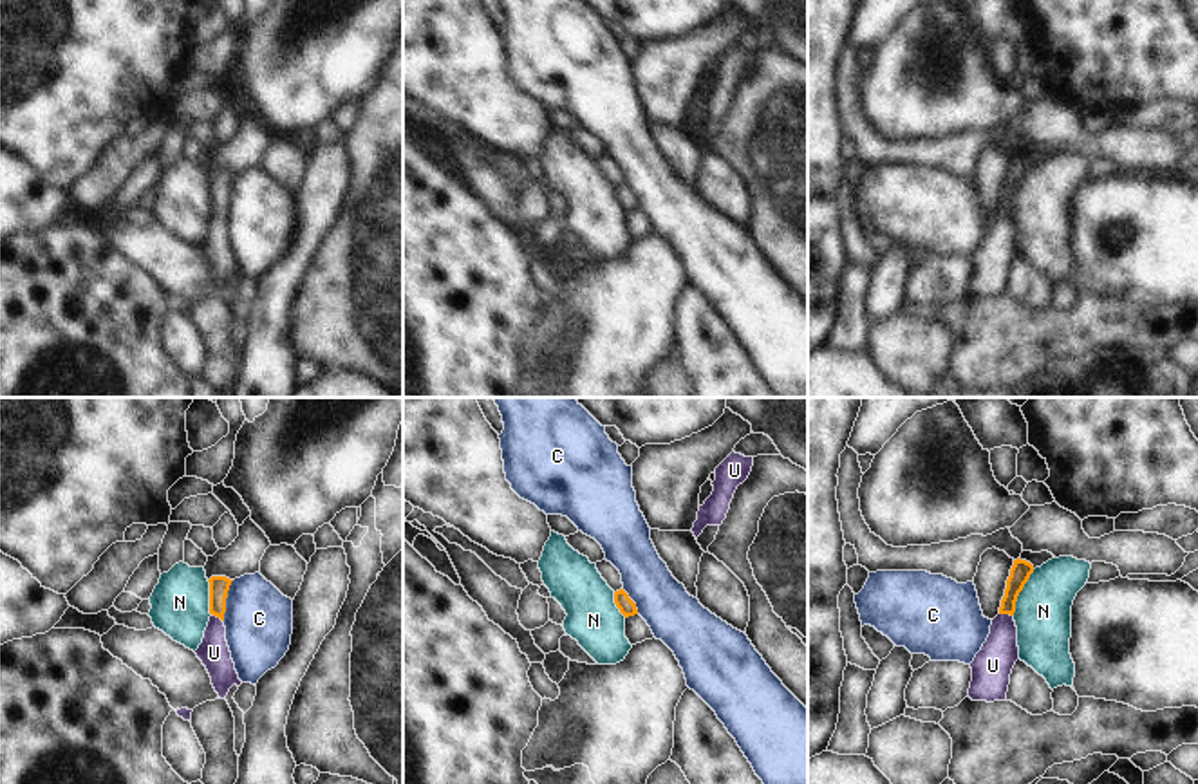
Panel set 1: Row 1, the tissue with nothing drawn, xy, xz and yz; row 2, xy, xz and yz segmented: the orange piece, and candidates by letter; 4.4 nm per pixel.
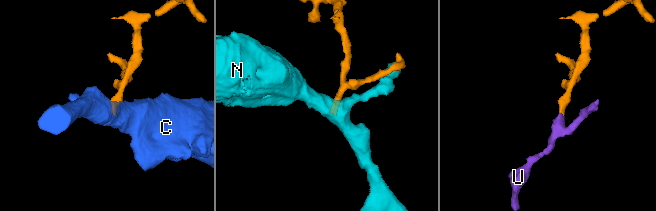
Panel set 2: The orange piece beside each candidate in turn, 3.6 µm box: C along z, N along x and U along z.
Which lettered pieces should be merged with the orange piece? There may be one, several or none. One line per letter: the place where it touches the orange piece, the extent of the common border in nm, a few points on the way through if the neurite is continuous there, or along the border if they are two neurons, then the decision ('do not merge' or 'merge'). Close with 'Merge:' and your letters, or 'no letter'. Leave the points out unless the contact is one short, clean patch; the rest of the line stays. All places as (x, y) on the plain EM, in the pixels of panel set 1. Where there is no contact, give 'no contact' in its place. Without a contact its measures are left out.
C: xy (224, 196) | 190 nm | along xy (233, 176), (223, 215) | do not merge
N: yz (1020, 186) | 220 nm | along yz (1034, 165), (1018, 192), (1012, 210) | do not merge
U: yz (1007, 208) | 70 nm | across yz (1021, 165), (1010, 188), (1007, 208), (1001, 244), (992, 261) | merge
Merge: U

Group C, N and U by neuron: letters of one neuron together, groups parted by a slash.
C / N / U

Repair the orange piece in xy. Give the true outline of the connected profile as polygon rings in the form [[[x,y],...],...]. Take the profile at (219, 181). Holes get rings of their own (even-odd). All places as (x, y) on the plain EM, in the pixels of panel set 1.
[[[211,172],[208,177],[211,211],[204,226],[202,238],[199,240],[195,249],[206,262],[219,293],[226,294],[233,280],[242,280],[231,255],[224,222],[226,193],[233,175],[226,172]]]

